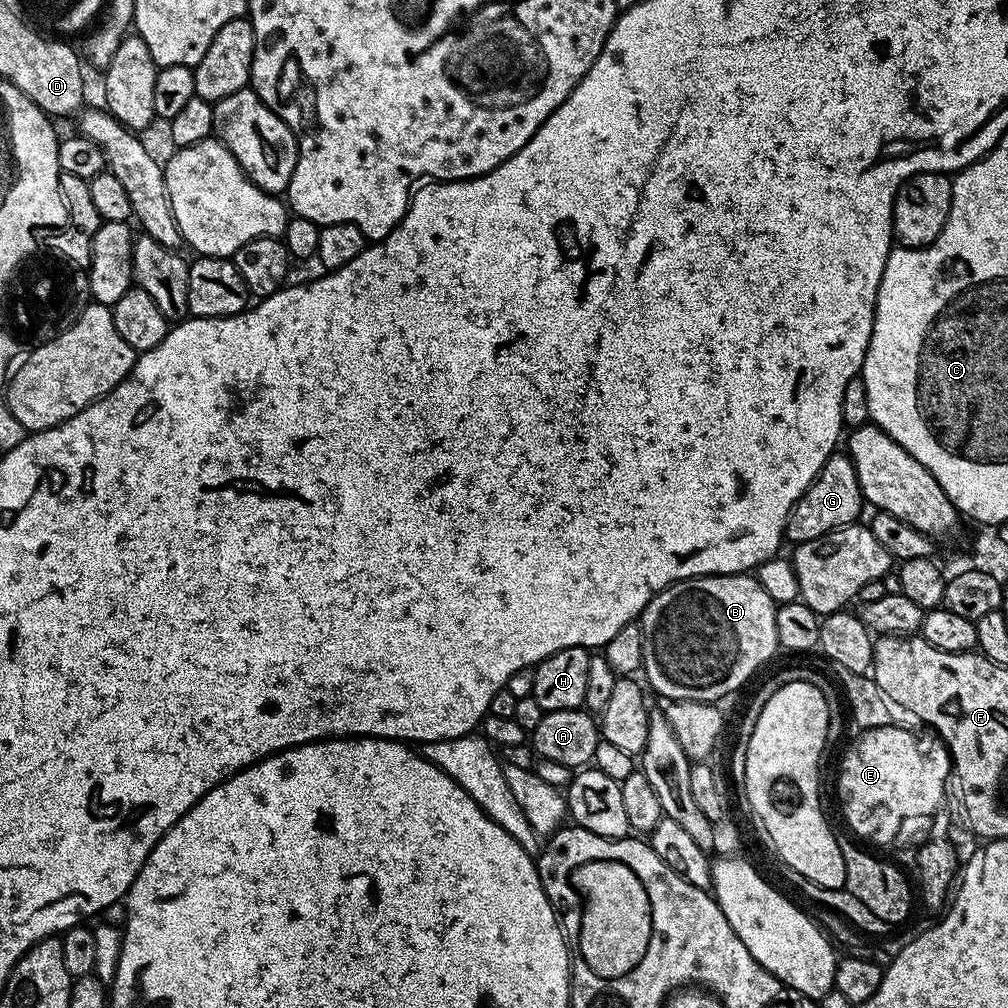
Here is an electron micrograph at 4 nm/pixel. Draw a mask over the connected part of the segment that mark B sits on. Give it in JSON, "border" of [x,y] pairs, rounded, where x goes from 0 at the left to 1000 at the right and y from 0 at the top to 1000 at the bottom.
{"border":[[[723,569],[721,571],[688,571],[686,575],[672,575],[664,583],[659,583],[648,595],[639,602],[633,612],[633,618],[637,625],[637,649],[639,657],[637,660],[637,671],[643,674],[642,682],[659,690],[664,694],[700,694],[703,696],[714,696],[717,690],[730,687],[769,647],[772,647],[770,637],[770,604],[772,599],[766,595],[764,589],[757,584],[751,572],[746,569]]]}

